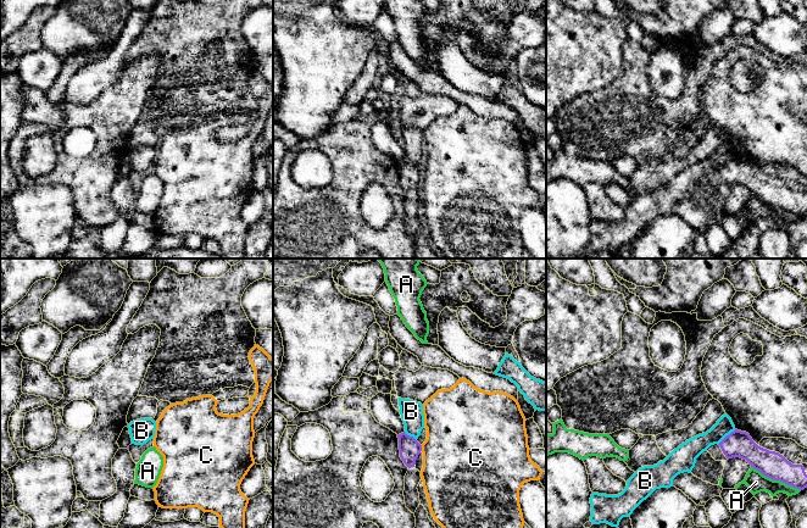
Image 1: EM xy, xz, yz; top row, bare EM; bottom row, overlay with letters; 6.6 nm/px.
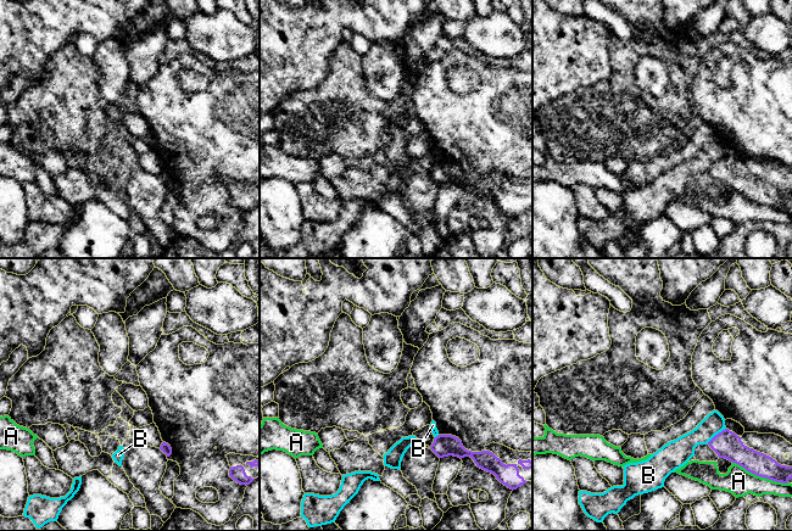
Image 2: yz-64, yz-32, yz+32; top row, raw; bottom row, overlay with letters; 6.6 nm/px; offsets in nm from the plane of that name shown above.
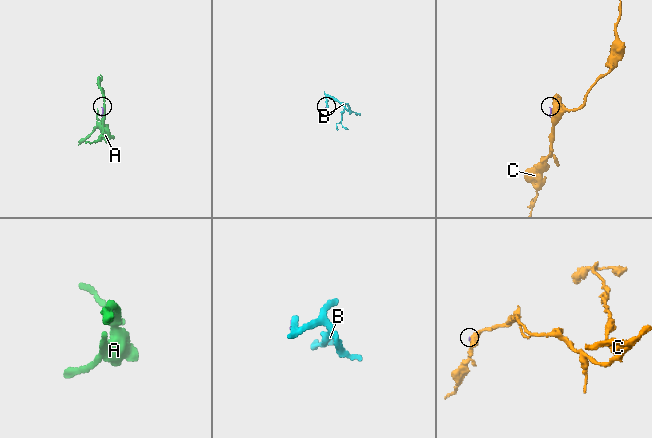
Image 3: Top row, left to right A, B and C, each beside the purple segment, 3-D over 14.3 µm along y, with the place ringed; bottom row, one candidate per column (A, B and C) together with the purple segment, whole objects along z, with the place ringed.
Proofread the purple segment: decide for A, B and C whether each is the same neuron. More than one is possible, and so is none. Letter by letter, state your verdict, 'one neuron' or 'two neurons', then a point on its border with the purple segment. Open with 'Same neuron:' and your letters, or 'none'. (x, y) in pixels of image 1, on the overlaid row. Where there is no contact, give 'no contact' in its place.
Same neuron: none
A: two neurons; contact yz (775, 479)
B: two neurons; contact yz (727, 435)
C: two neurons; contact xz (421, 448)

